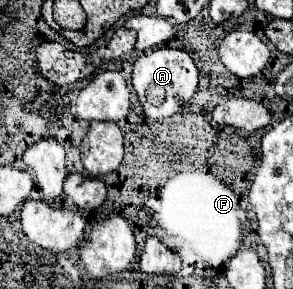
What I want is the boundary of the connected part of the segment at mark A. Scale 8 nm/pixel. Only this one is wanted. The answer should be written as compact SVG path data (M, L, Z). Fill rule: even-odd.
M160 48L134 62L132 86L142 104L142 118L174 118L184 110L198 86L198 68L184 50Z

